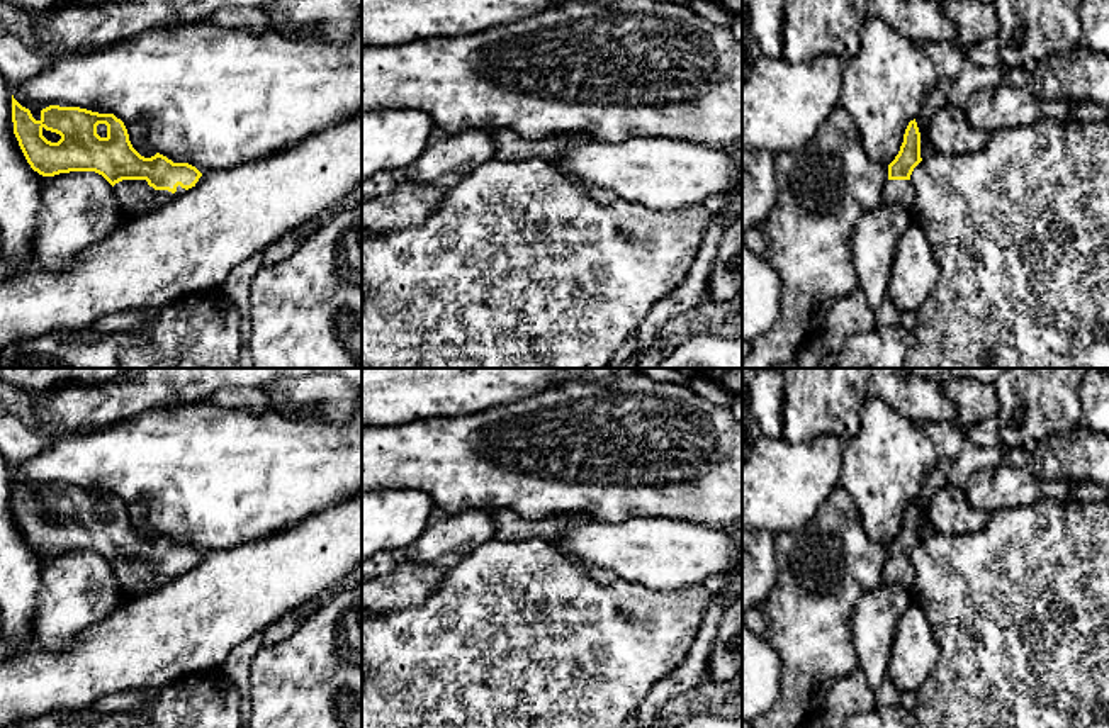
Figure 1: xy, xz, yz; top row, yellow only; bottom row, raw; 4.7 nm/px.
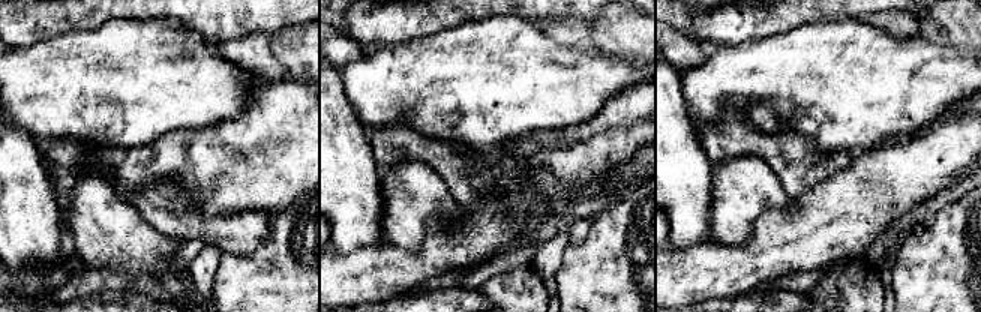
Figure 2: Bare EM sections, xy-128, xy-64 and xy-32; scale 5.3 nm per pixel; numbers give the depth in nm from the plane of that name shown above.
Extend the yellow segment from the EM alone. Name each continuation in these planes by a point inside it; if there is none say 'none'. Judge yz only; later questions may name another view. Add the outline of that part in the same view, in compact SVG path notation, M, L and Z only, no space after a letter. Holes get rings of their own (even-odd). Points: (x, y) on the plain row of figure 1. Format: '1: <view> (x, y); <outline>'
1: yz (895, 572); M887 560L883 565L883 582L912 589L914 563L912 560Z

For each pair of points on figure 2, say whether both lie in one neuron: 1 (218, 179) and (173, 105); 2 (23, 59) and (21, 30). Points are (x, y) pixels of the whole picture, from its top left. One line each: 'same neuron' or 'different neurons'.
1: different neurons
2: different neurons

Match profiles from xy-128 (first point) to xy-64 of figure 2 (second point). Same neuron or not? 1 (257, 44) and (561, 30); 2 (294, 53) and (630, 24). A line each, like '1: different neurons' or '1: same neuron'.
1: same neuron
2: same neuron

